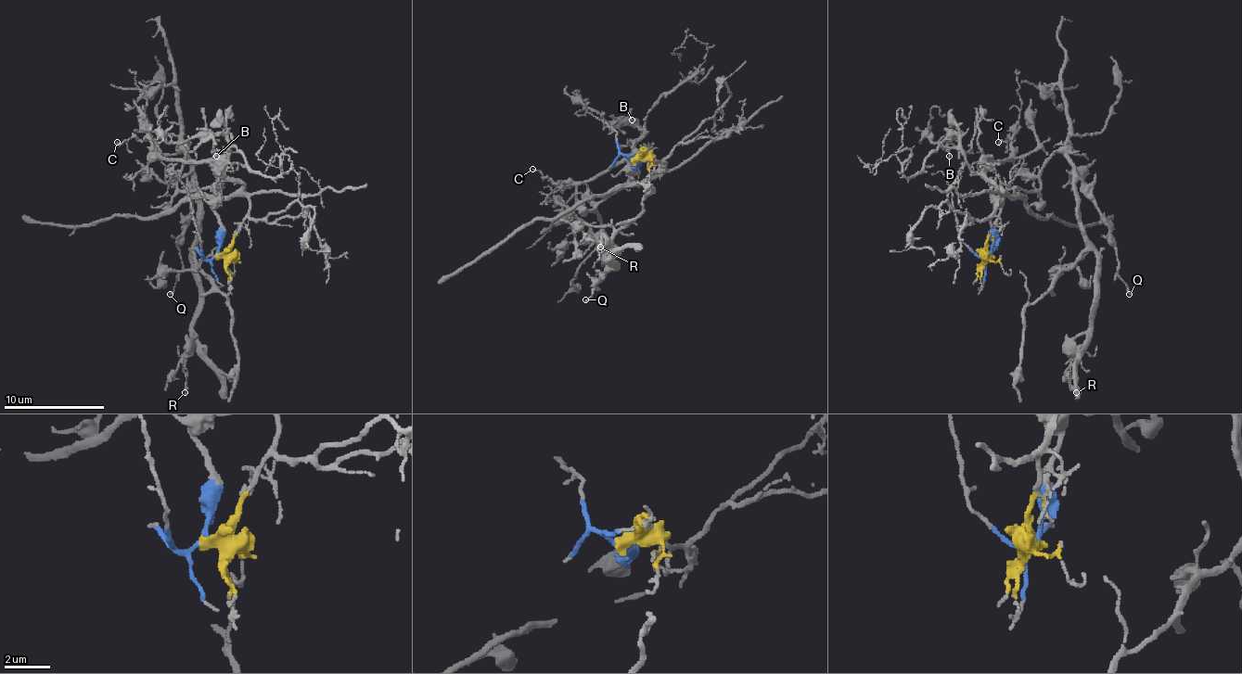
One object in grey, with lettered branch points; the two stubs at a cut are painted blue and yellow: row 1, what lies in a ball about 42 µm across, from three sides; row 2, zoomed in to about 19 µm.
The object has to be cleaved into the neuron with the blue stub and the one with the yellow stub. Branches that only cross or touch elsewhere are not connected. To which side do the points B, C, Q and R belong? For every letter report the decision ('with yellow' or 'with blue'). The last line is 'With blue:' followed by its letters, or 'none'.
B: with yellow
C: with yellow
Q: with blue
R: with blue
With blue: Q, R

